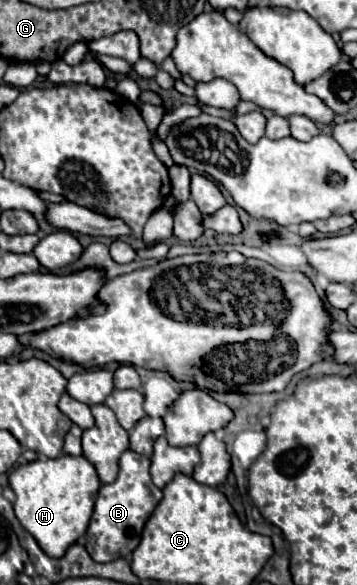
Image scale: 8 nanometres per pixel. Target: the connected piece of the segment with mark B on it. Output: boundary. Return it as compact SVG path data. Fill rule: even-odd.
M127 449L119 459L119 477L109 485L101 485L95 501L95 511L85 535L85 547L91 559L99 563L109 563L113 559L131 555L141 541L141 529L145 521L149 519L161 497L161 489L155 487L149 477L149 457Z

